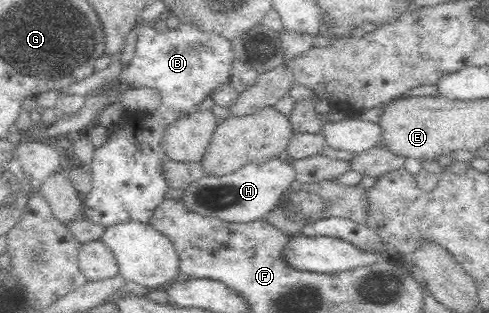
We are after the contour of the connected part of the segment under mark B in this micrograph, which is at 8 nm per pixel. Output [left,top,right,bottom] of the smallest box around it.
[81,20,237,228]

